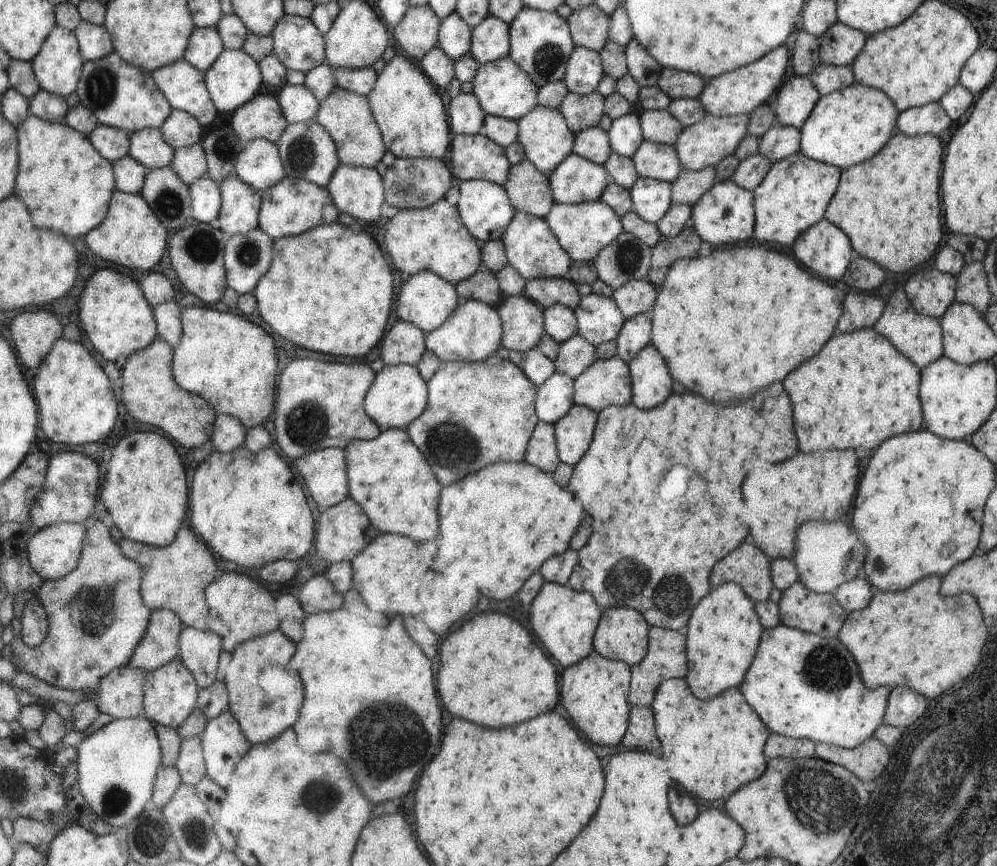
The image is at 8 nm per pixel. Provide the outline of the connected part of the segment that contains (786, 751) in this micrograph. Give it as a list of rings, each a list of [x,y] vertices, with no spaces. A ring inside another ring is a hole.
[[[772,733],[766,742],[766,756],[769,759],[812,758],[818,744],[810,739],[799,739]]]

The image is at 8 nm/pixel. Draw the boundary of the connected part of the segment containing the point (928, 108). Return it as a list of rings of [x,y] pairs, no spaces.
[[[938,101],[902,111],[898,120],[900,133],[908,136],[923,134],[940,136],[946,128],[950,128],[951,124],[950,117],[944,112]]]

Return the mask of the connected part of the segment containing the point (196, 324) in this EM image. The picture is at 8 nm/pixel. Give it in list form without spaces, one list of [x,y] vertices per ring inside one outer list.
[[[187,306],[182,320],[184,334],[174,348],[171,364],[180,388],[204,397],[218,414],[234,416],[247,429],[262,425],[272,414],[277,396],[278,352],[274,340],[238,314],[205,306]]]

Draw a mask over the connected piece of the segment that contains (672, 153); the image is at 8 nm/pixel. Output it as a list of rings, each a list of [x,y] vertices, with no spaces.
[[[646,139],[631,159],[640,177],[669,183],[675,181],[684,169],[674,145]]]

